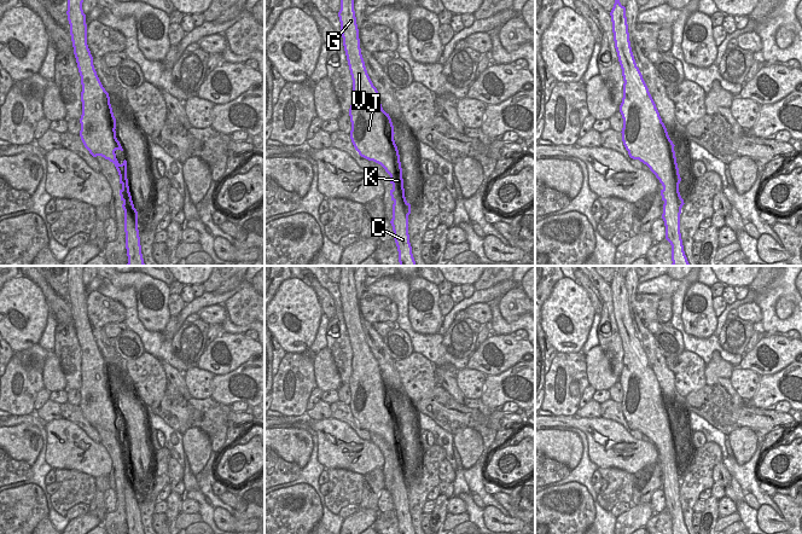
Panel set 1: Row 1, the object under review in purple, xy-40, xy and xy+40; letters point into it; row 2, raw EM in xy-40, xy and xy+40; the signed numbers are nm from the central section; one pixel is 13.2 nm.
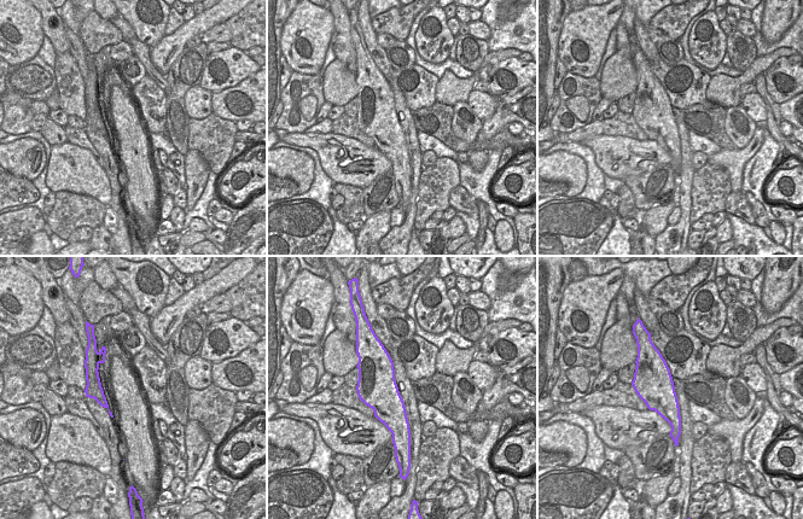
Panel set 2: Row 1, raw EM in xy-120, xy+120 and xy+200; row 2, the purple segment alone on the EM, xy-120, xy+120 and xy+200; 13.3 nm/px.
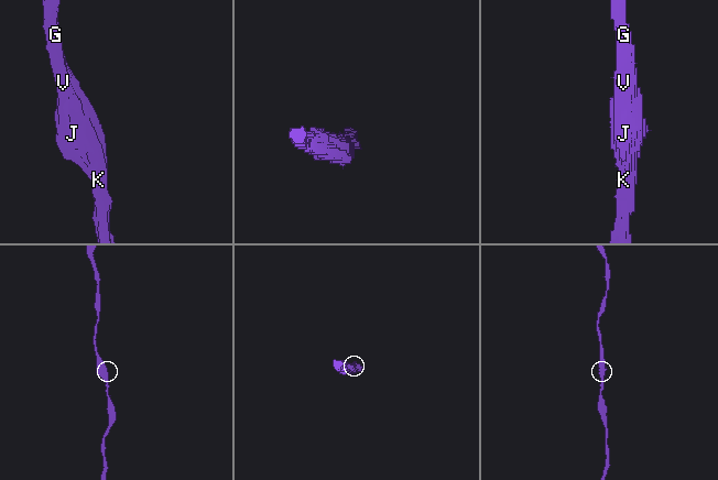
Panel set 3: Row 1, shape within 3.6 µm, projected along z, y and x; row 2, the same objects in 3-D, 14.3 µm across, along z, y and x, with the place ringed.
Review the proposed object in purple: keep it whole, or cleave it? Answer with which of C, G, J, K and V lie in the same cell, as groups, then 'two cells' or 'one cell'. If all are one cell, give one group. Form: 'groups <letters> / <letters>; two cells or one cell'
groups C G J K V; one cell

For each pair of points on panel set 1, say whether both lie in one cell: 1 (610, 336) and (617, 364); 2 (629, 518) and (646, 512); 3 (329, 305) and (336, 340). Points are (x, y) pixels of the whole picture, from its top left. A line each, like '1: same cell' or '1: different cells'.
1: same cell
2: same cell
3: different cells

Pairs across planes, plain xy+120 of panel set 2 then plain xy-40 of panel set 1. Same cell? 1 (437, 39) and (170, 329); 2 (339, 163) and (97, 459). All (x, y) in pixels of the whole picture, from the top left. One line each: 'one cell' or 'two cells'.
1: two cells
2: one cell

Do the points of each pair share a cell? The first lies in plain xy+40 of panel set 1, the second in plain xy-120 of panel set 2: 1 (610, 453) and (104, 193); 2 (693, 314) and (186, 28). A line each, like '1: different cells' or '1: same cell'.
1: same cell
2: different cells

